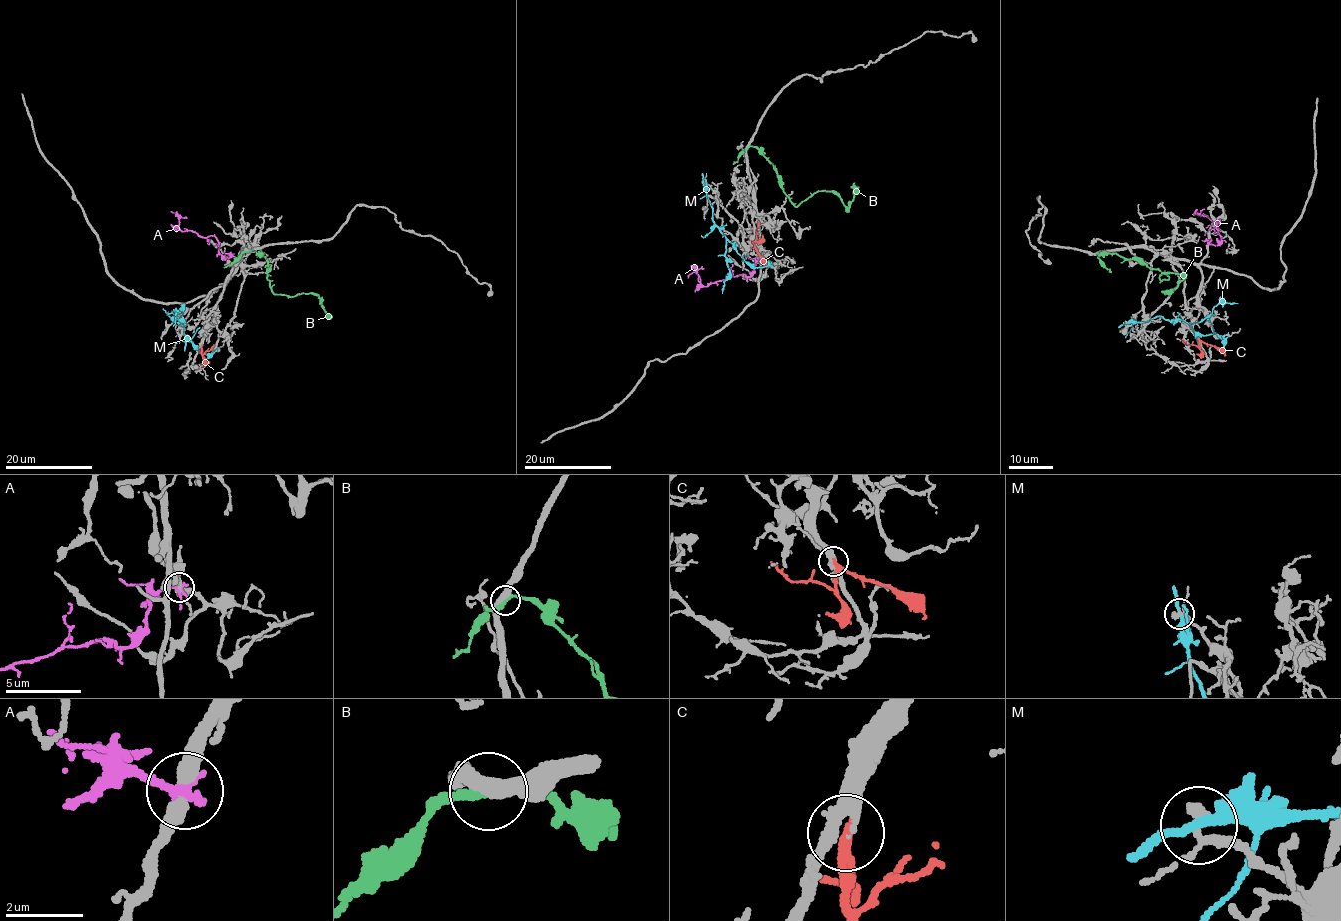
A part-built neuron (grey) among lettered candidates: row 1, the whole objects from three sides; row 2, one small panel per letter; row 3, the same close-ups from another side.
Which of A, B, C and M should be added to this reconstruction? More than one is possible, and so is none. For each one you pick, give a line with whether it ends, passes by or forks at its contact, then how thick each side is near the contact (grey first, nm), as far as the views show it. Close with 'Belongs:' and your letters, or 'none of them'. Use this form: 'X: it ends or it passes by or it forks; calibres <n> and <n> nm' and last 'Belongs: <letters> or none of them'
C: it passes by; calibres 240 and 240 nm
Belongs: C

